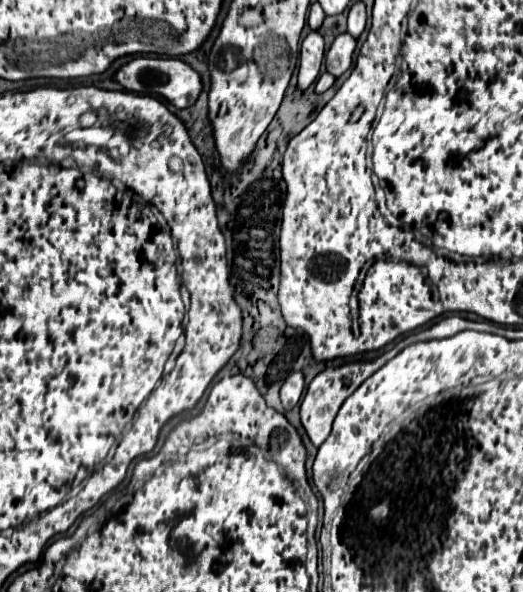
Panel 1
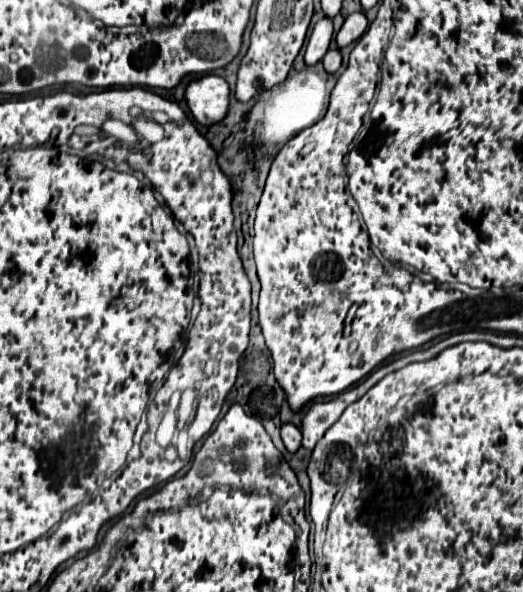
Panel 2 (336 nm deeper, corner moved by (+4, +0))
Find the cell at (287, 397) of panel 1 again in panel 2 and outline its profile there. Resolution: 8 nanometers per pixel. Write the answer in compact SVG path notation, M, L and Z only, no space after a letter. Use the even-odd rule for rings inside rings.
M292 423L282 425L282 441L290 453L296 453L302 447L302 433Z

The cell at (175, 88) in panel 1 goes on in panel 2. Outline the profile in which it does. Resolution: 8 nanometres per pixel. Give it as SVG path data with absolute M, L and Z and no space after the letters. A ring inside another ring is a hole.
M218 75L196 79L186 89L186 101L200 125L210 127L214 123L220 123L226 117L230 105L228 83Z

